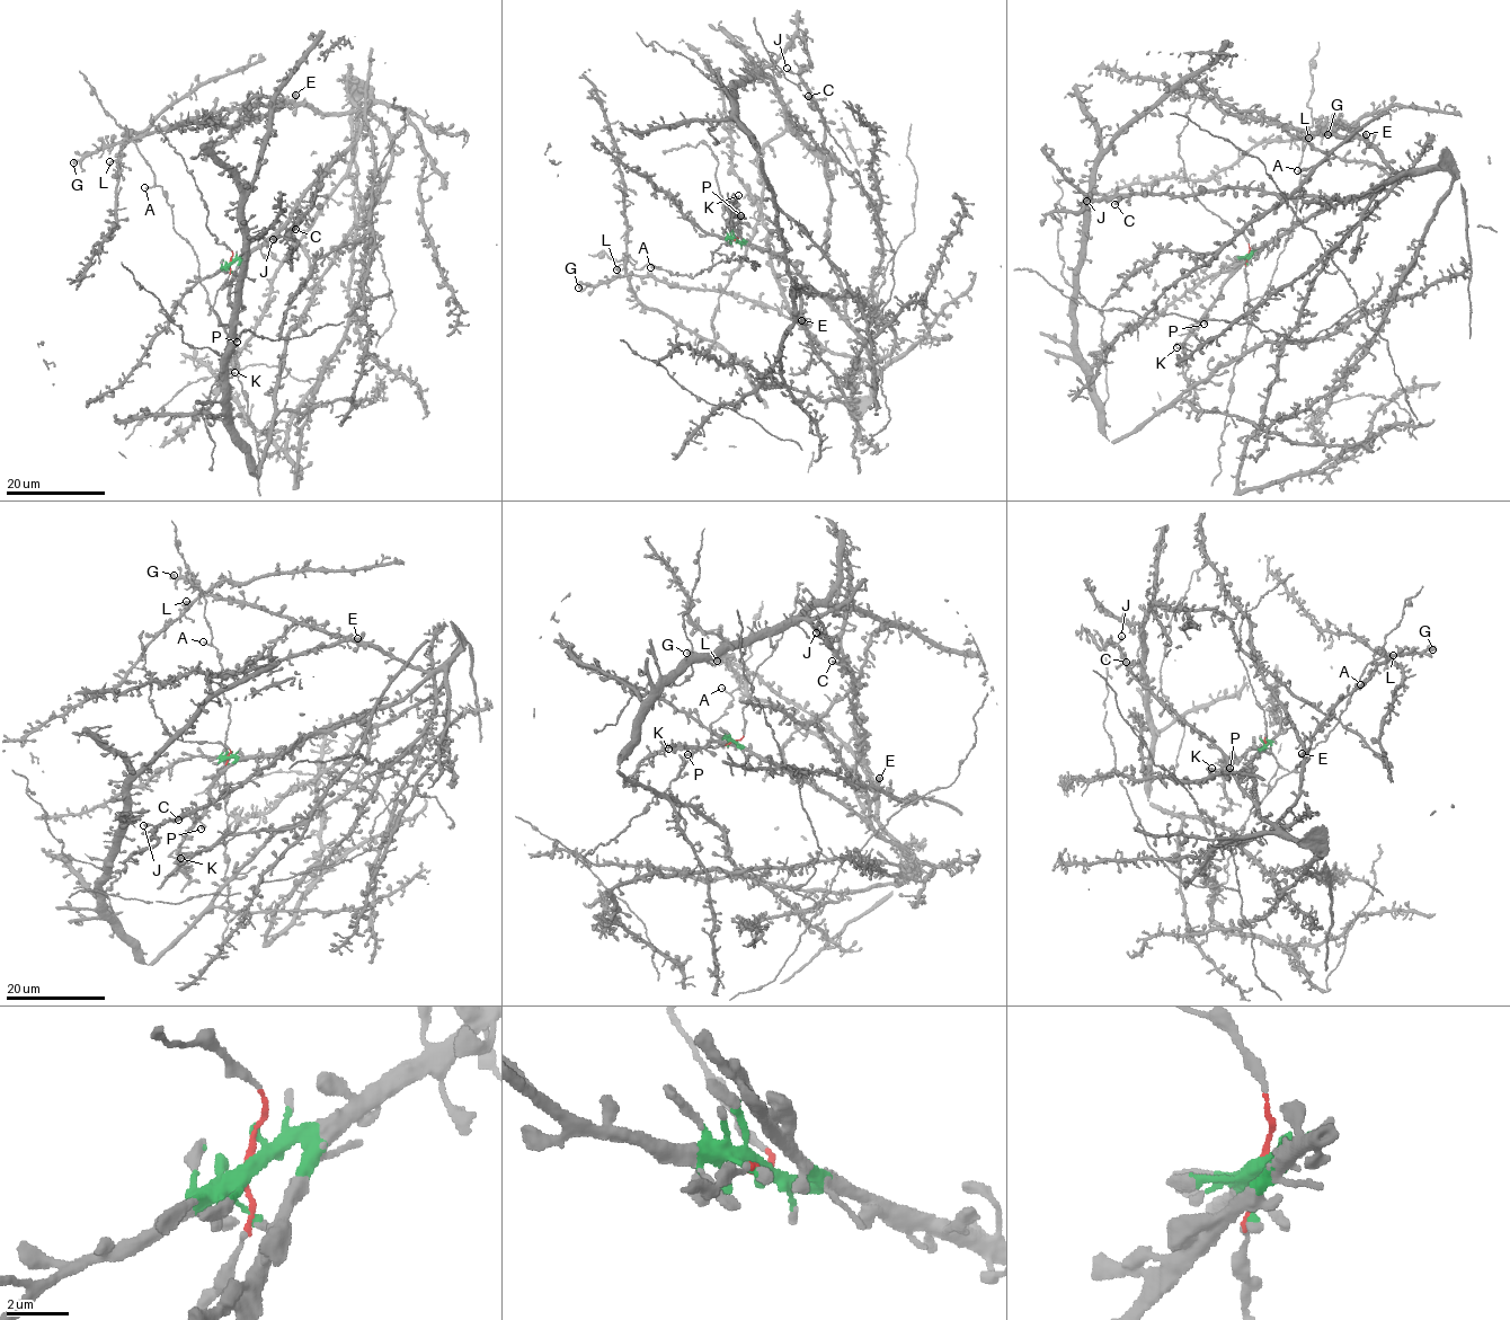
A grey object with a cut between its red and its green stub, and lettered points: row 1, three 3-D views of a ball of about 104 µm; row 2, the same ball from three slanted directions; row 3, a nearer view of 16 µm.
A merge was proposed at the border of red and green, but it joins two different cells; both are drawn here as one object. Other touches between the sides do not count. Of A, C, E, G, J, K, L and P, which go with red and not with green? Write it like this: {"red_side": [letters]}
{"red_side": ["A"]}

